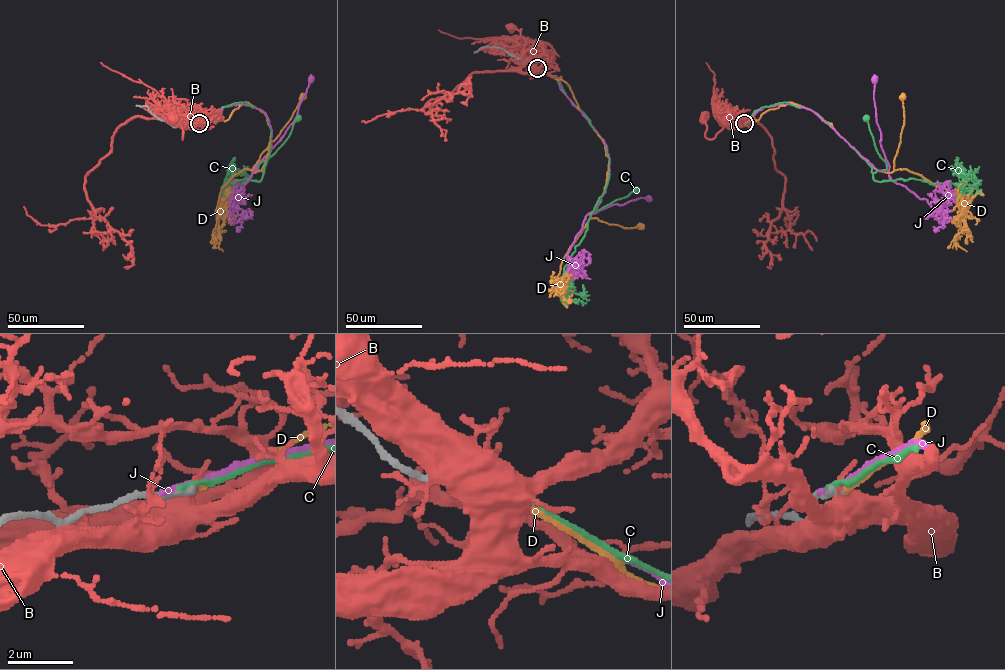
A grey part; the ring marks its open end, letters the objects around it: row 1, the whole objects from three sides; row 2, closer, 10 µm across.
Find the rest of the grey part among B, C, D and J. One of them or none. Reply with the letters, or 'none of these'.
D

